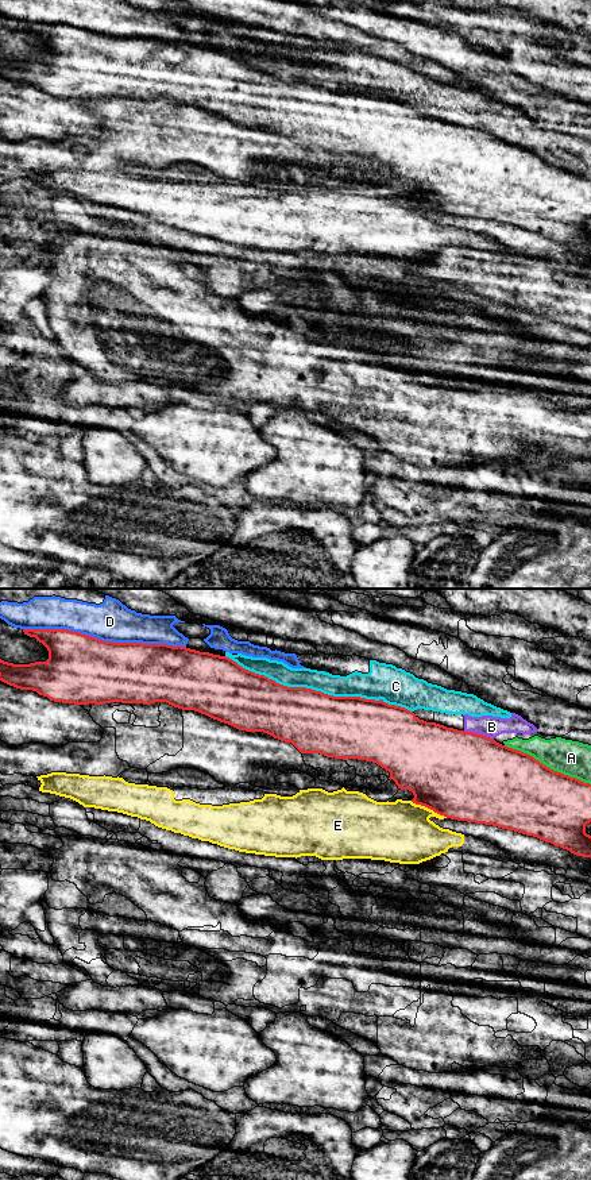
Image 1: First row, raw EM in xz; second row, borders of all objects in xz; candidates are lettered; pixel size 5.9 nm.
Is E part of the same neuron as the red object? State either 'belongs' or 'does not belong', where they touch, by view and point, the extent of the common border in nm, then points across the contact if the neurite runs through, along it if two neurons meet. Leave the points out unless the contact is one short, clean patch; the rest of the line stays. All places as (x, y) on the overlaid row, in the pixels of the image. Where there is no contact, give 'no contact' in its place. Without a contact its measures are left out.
does not belong; contact xz (429, 808); length 240 nm; border xz (410, 801), (447, 817)

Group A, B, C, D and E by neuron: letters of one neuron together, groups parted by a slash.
A B C / D / E

